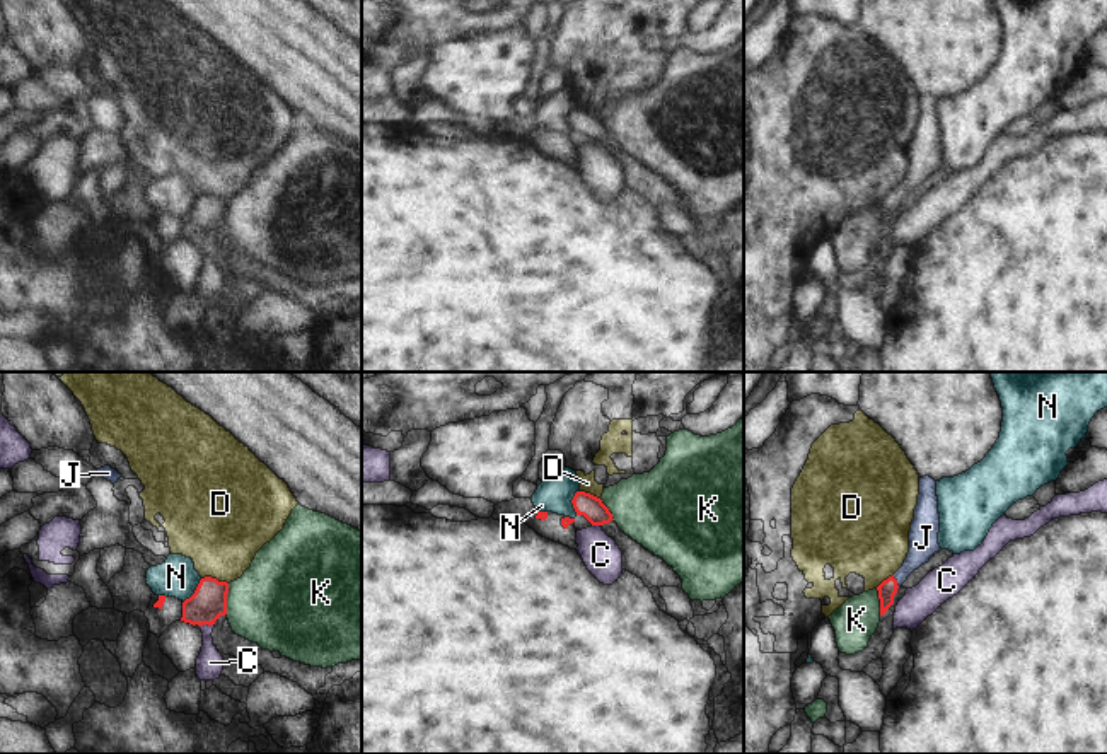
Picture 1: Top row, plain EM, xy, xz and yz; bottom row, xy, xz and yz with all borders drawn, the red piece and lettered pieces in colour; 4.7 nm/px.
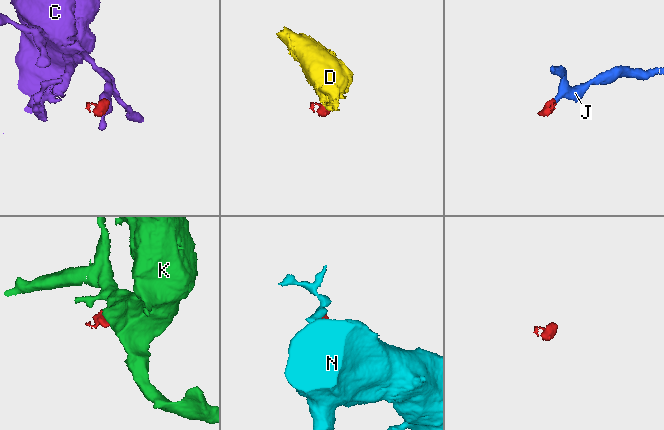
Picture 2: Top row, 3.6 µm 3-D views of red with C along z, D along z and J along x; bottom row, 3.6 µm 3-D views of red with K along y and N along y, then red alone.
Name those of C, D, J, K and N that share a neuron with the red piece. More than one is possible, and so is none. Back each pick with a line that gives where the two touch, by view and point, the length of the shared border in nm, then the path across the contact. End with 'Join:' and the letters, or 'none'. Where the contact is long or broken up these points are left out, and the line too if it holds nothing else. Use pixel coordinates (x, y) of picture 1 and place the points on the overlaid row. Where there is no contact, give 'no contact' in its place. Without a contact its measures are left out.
J: meets red in yz at (896, 580); contact 70 nm long; runs through yz (887, 589), (896, 580), (920, 553), (923, 538)
Join: J

